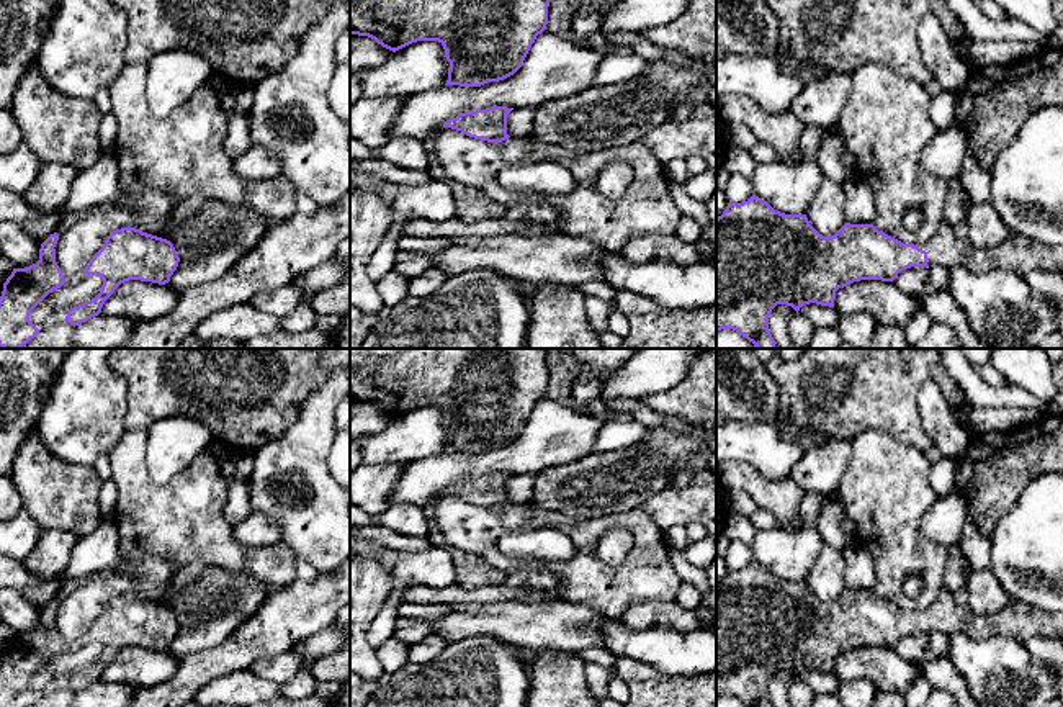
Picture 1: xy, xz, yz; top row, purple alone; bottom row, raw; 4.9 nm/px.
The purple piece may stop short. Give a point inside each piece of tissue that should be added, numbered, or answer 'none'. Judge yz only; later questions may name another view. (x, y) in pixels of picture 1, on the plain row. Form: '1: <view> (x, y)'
1: yz (1018, 621)

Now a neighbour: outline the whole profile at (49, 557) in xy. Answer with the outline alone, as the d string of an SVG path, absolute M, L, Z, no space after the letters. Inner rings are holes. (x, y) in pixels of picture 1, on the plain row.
M44 530L23 565L44 581L62 574L80 540L69 530Z

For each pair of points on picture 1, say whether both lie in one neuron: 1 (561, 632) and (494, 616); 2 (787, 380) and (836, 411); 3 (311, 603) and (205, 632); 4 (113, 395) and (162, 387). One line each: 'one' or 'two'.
1: one
2: one
3: two
4: two

